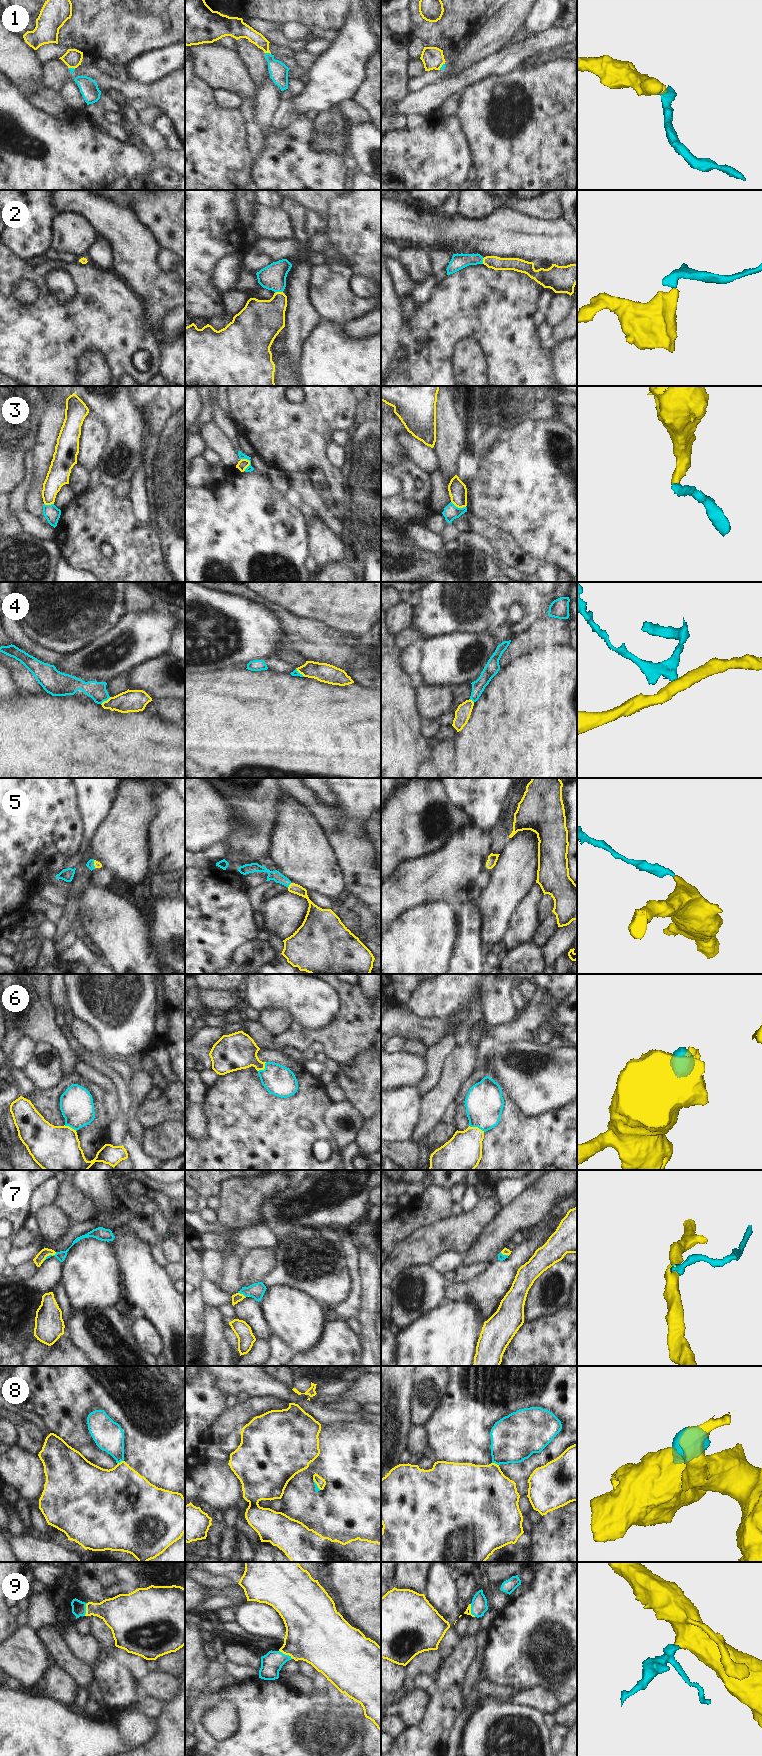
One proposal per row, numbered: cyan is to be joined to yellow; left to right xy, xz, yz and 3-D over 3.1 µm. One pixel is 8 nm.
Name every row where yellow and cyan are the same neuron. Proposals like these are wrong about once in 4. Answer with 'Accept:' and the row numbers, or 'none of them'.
Accept: 2, 5, 6, 7, 8, 9

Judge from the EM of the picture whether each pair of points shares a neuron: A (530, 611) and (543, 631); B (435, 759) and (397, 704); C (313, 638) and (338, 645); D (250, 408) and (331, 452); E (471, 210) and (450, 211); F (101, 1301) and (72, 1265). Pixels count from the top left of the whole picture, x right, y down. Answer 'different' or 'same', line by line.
A: different
B: different
C: same
D: different
E: different
F: same

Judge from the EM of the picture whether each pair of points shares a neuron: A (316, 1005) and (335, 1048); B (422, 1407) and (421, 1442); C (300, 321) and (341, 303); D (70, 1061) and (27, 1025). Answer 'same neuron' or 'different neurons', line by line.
A: different neurons
B: different neurons
C: different neurons
D: same neuron

